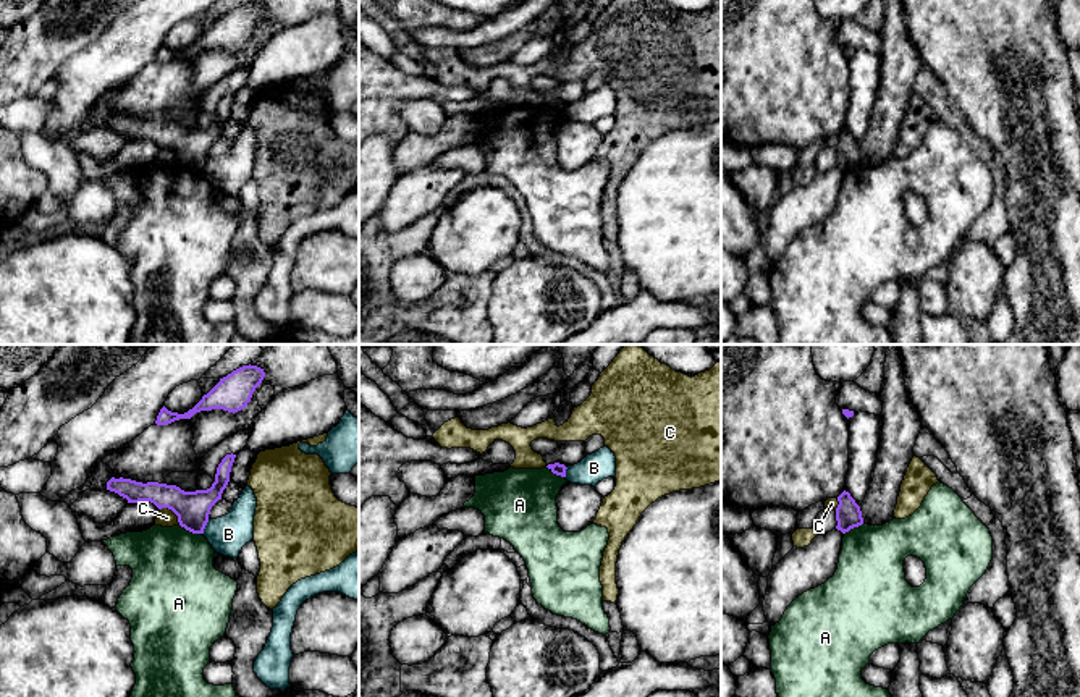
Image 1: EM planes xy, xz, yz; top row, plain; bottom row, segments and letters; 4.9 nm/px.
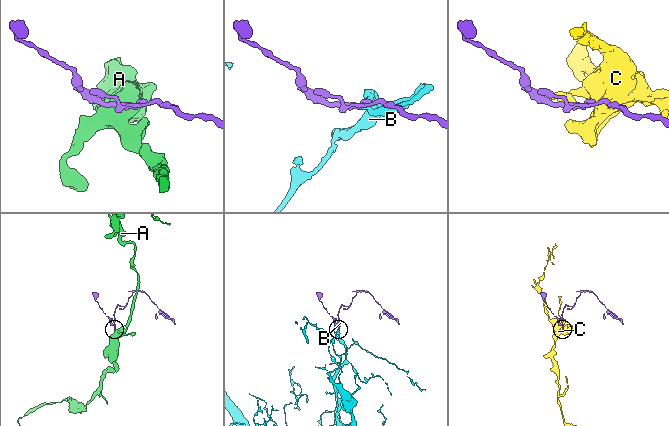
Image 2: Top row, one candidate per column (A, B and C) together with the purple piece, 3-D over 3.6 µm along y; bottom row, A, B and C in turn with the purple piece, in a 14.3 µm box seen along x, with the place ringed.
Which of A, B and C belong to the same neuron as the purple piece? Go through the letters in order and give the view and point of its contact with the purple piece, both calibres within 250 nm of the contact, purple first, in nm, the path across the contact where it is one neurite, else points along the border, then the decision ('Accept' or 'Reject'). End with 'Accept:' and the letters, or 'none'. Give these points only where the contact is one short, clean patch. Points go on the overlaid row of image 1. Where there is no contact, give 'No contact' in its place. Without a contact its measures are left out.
A: Touches purple at xy (191, 531). Thickness 170 nm (purple) against 420 nm. Boundary: xy (180, 524), (201, 534). Reject
B: Touches purple at xy (204, 528). Thickness 170 nm (purple) against 190 nm. Boundary: xy (209, 519), (202, 534). Reject
C: Touches purple at xy (173, 511). Thickness 170 nm (purple) against 90 nm. Boundary: xy (160, 508), (168, 508), (180, 524). Reject
Accept: none

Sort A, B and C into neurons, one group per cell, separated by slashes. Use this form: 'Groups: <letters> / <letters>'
Groups: A / B / C

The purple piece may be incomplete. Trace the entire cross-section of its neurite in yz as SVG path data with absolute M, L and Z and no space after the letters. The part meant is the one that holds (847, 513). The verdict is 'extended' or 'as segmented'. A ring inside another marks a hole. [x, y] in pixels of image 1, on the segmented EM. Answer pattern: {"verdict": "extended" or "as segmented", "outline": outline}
{"verdict": "as segmented", "outline": "M842 492L837 496L837 508L836 508L836 529L842 534L849 532L854 527L859 527L863 524L860 506L855 503L855 500L850 496L849 492Z"}

